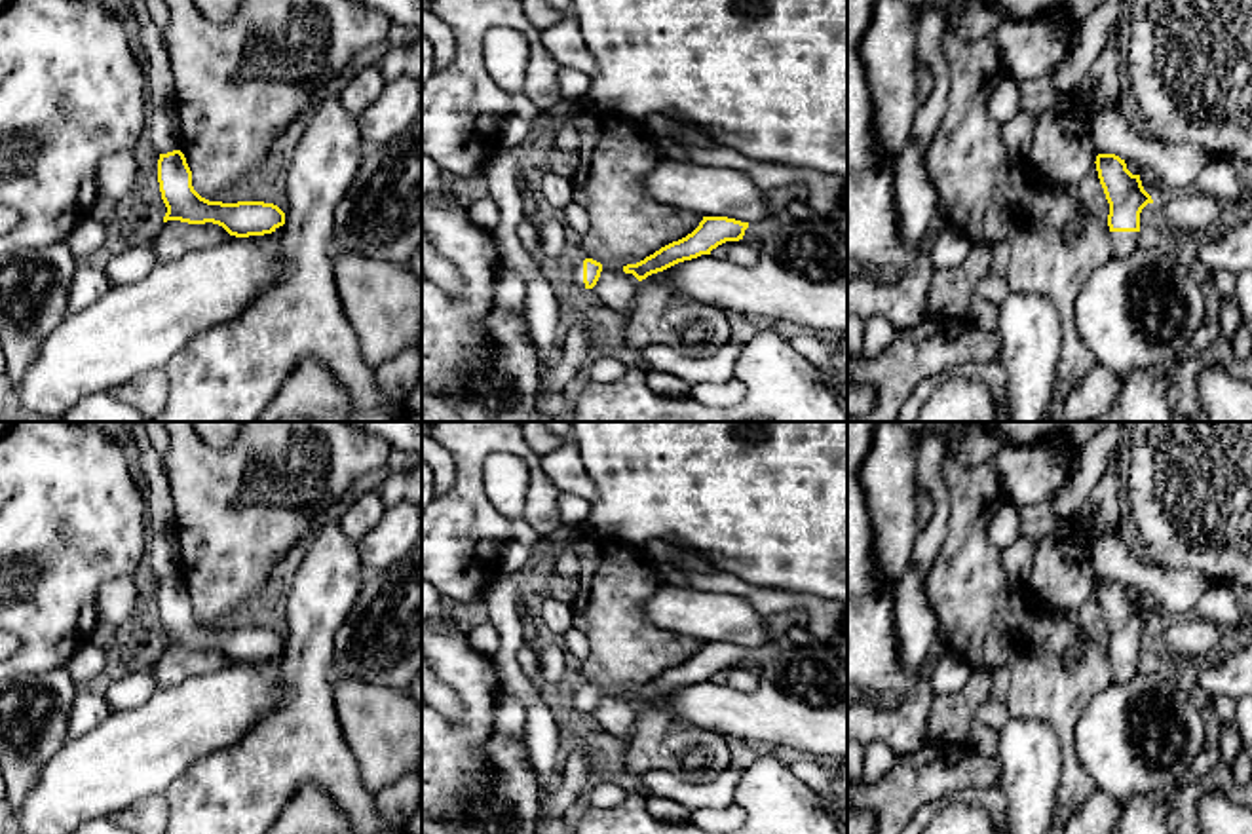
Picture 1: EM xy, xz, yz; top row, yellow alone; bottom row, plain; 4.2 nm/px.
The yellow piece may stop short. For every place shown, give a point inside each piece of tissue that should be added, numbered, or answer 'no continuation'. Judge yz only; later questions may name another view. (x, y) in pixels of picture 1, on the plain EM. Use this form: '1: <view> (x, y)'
1: yz (1123, 667)

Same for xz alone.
1: xz (576, 701)

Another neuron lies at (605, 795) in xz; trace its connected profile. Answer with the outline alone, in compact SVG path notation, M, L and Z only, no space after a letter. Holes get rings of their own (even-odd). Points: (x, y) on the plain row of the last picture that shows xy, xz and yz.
M598 777L587 792L585 804L598 809L612 809L619 806L627 796L629 794L621 787L608 781L606 777Z

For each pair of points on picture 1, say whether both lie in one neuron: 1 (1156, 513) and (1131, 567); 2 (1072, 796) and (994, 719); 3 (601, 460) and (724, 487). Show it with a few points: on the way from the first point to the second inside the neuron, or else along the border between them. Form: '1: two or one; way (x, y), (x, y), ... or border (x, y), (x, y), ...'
1: two; border (1123, 530), (1146, 557), (1161, 567), (1178, 570)
2: two; border (1004, 701), (1011, 715)
3: one; way (631, 475), (694, 473)

